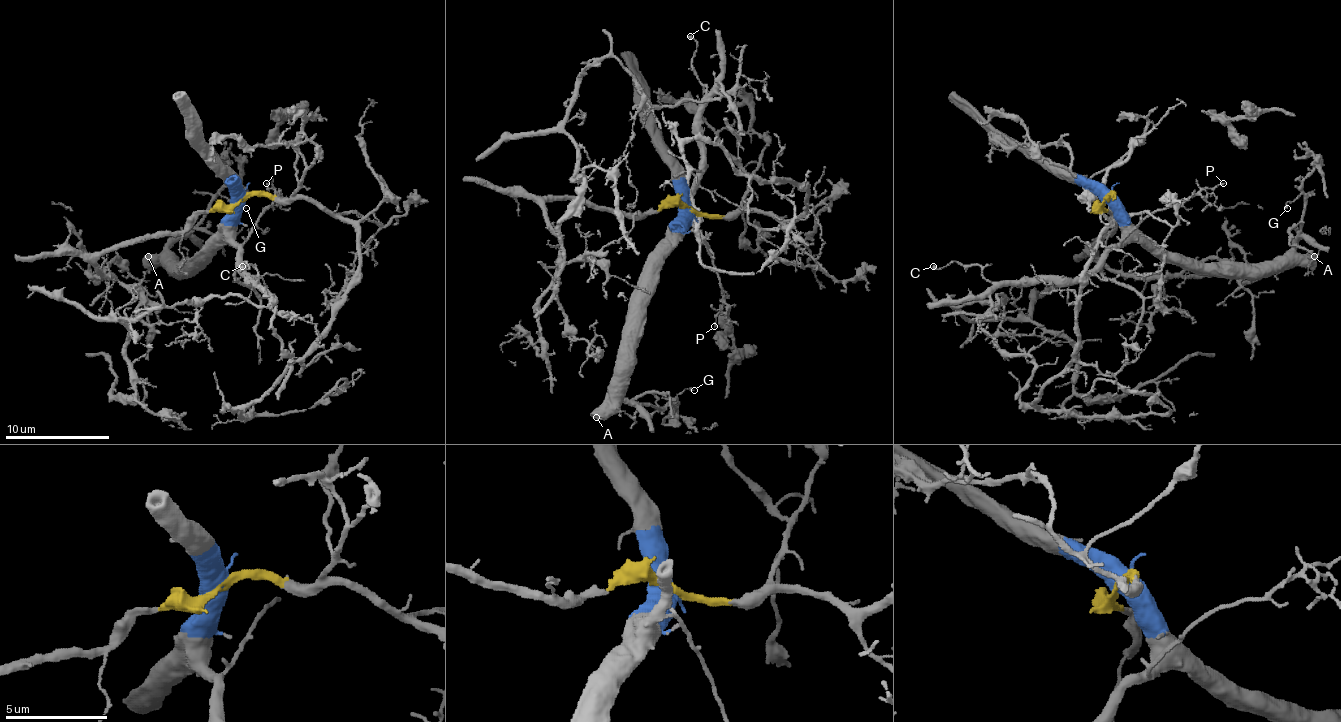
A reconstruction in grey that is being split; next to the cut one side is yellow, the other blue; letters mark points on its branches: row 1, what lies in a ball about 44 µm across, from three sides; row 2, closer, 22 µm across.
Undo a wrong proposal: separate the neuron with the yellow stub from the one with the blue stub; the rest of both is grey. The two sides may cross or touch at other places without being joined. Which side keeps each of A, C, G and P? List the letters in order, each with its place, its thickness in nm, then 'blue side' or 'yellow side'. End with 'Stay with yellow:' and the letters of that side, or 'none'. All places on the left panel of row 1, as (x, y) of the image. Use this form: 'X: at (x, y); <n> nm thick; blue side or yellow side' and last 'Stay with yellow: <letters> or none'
A: at (148, 256); 550 nm thick; blue side
C: at (242, 266); 170 nm thick; blue side
G: at (246, 208); 120 nm thick; blue side
P: at (266, 183); 120 nm thick; blue side
Stay with yellow: none

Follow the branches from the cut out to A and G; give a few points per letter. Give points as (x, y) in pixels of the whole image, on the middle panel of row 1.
A: (689, 207), (679, 230), (645, 264), (634, 301), (634, 342), (611, 381), (611, 402), (595, 418)
G: (689, 207), (679, 230), (645, 264), (619, 397), (666, 407), (694, 389)

